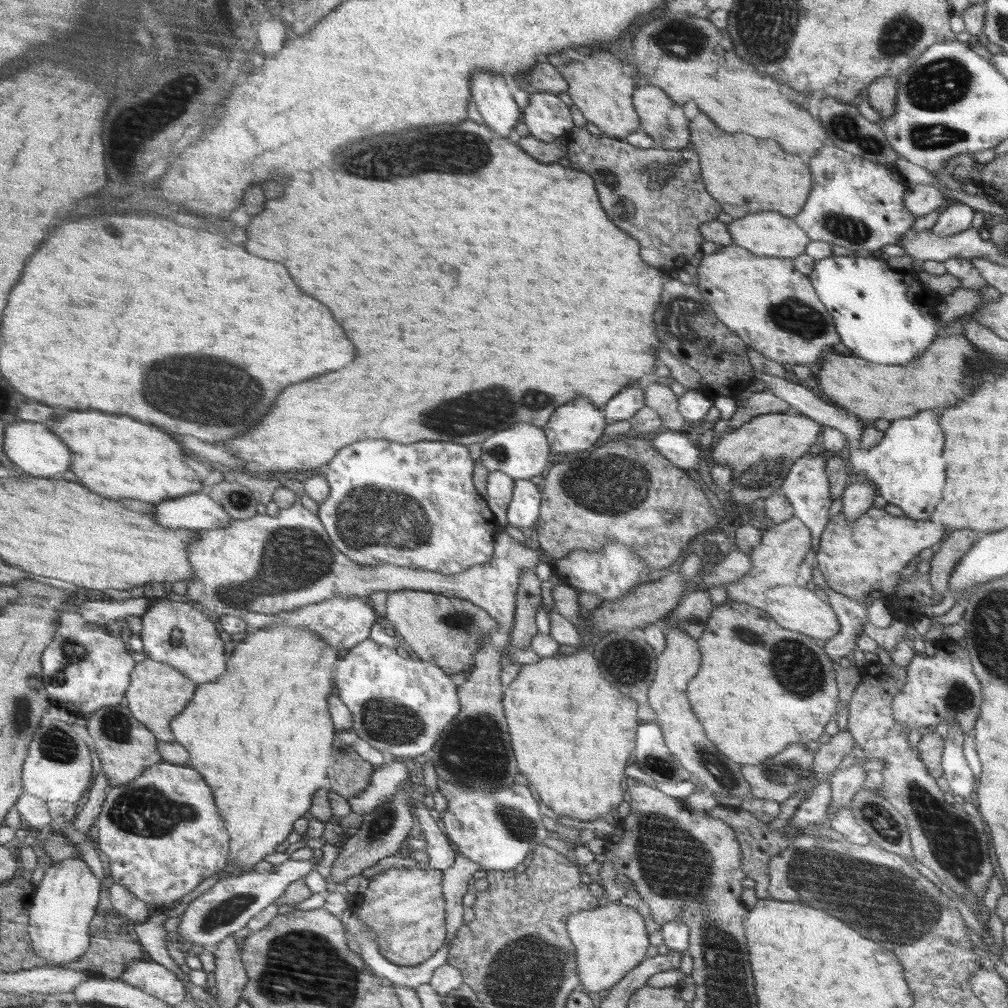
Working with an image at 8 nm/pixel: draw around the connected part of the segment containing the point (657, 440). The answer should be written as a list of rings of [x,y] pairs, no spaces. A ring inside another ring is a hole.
[[[664,429],[650,437],[652,445],[656,446],[656,449],[676,467],[688,471],[697,470],[703,458],[702,451],[697,443],[687,437],[687,434]]]

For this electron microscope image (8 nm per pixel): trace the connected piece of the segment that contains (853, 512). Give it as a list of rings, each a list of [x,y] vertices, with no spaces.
[[[869,479],[866,482],[856,482],[848,485],[843,492],[842,514],[846,514],[846,520],[856,520],[864,512],[874,506],[874,498],[878,495],[879,487]]]

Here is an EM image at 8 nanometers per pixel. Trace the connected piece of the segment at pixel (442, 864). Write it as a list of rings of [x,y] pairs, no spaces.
[[[416,804],[416,815],[418,815],[418,823],[420,823],[419,832],[426,841],[423,851],[429,856],[427,867],[441,871],[450,868],[455,861],[456,849],[448,839],[448,835],[428,812],[426,805]]]

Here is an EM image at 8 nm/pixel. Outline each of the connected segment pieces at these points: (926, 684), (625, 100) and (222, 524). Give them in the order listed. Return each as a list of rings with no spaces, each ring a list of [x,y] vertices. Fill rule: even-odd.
[[[958,644],[951,650],[938,648],[934,656],[916,653],[905,668],[906,684],[894,700],[894,714],[898,726],[914,730],[948,722],[949,728],[960,726],[964,737],[974,732],[976,720],[980,718],[983,690],[973,672],[971,655],[968,654],[966,646]]]
[[[602,50],[591,51],[584,60],[574,60],[558,68],[566,82],[568,94],[576,108],[582,112],[588,121],[592,122],[605,136],[623,140],[640,126],[638,110],[632,102],[634,80],[622,74],[622,64],[618,57],[614,58],[609,52]]]
[[[196,492],[174,500],[164,500],[155,505],[154,519],[174,530],[187,528],[202,531],[208,528],[230,528],[234,517],[216,502],[210,492]]]

